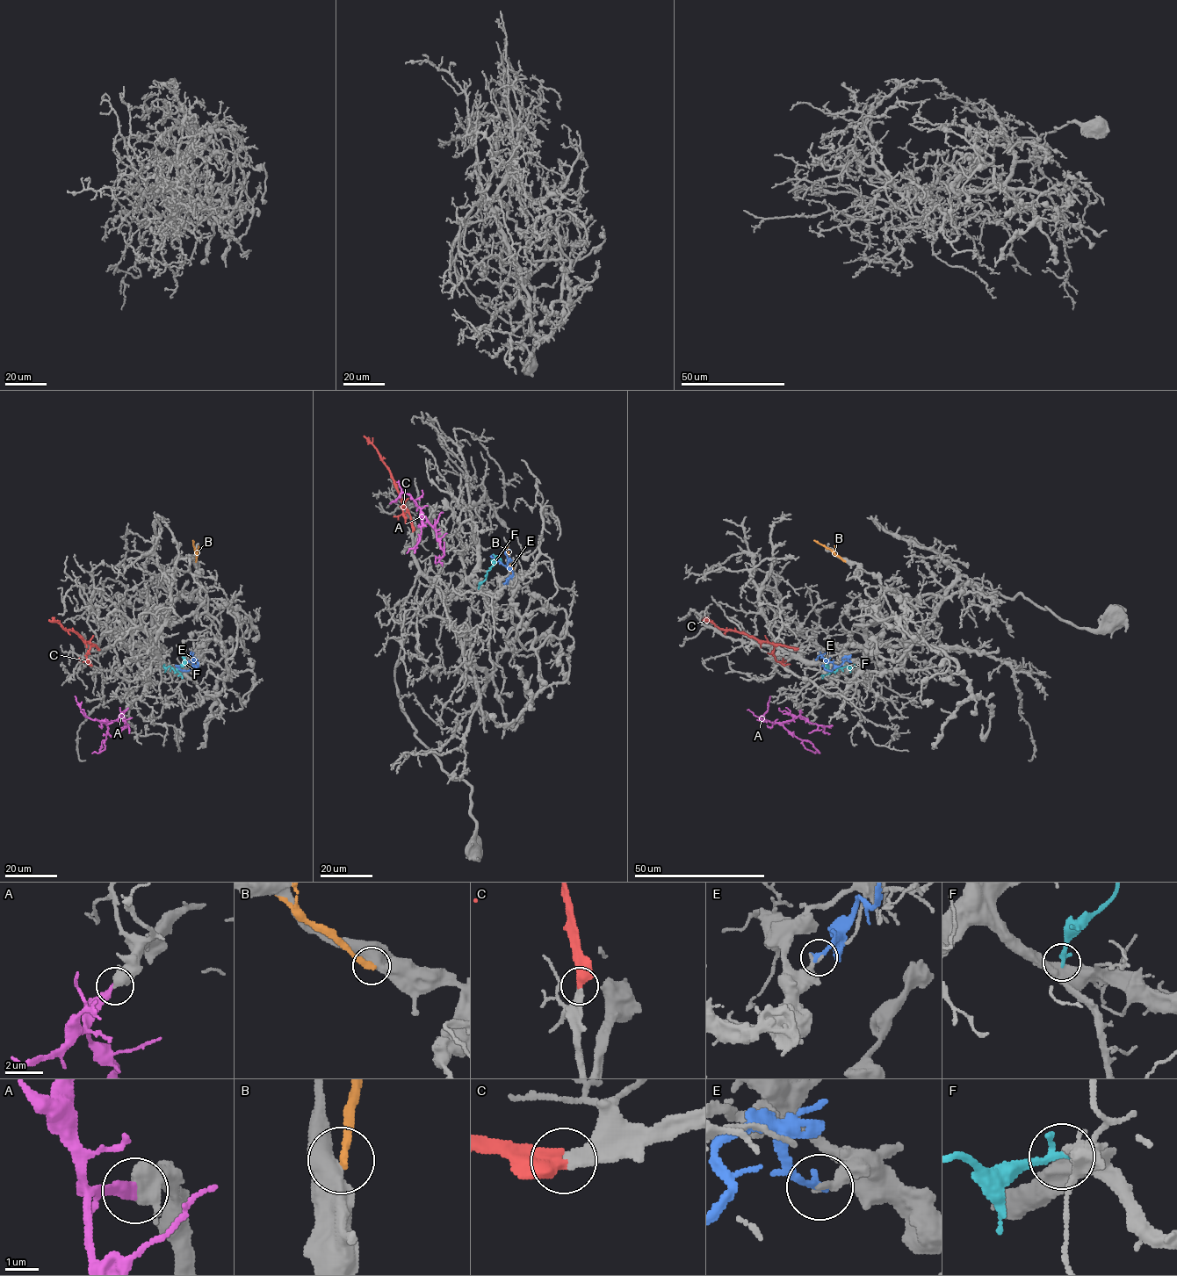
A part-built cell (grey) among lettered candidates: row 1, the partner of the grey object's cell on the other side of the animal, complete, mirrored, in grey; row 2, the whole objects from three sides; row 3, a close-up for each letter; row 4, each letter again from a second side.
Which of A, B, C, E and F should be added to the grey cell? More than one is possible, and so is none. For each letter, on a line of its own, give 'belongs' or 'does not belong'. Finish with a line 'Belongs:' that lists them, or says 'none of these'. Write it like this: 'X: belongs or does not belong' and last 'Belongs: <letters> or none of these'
A: belongs
B: does not belong
C: belongs
E: does not belong
F: does not belong
Belongs: A, C

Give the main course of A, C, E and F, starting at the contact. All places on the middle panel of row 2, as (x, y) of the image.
A: (440, 533), (436, 533), (407, 493), (402, 492), (389, 504)
C: (412, 531), (409, 512), (390, 470), (364, 436)
E: (504, 584), (513, 575), (505, 553), (509, 550)
F: (478, 588), (493, 561), (497, 560)

